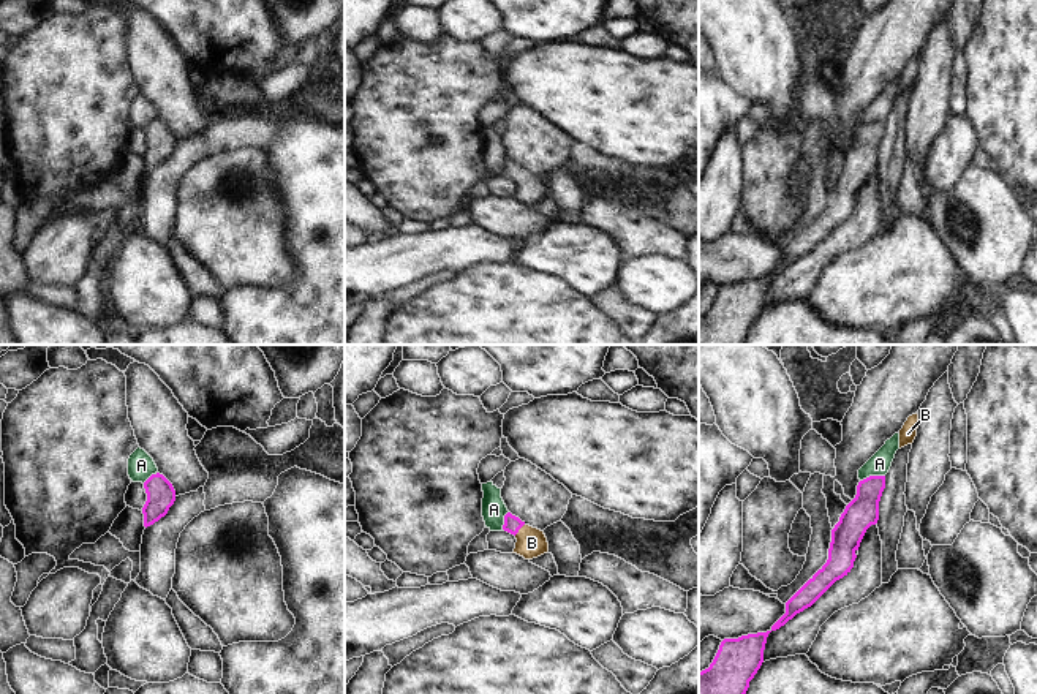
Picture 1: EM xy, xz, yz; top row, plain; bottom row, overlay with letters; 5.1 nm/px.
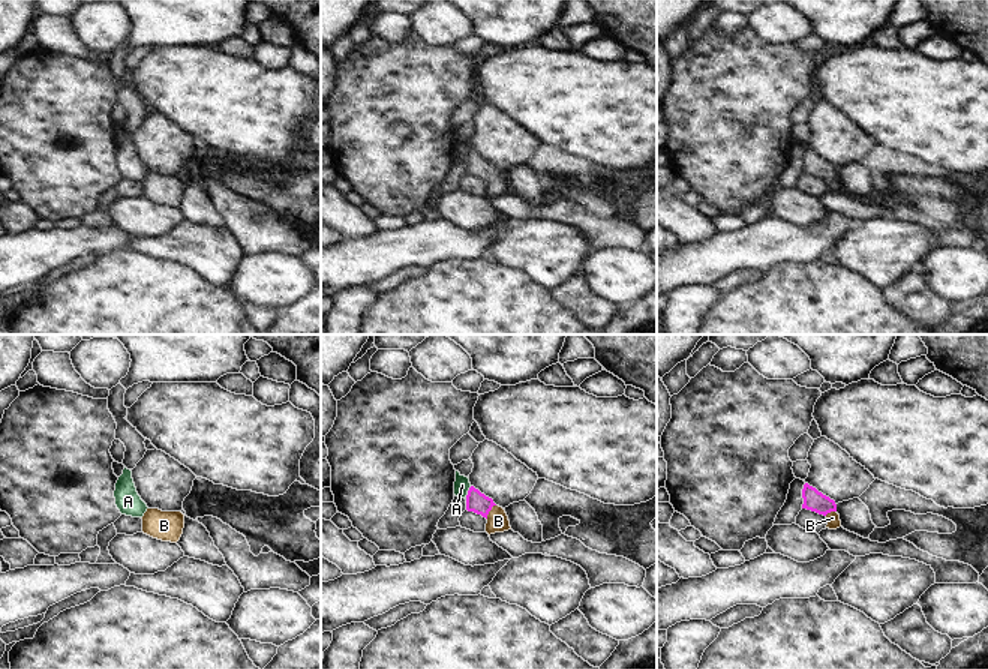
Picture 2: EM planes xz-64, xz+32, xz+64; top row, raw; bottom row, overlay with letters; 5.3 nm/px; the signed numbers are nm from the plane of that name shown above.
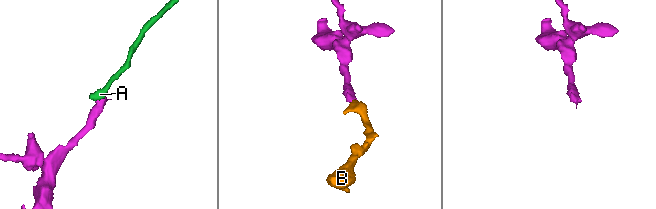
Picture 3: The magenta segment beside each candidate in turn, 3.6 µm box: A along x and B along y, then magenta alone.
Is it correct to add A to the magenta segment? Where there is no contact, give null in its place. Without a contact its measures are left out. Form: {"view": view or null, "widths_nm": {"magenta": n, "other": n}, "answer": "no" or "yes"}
{"view": "yz", "widths_nm": {"magenta": 160, "other": 110}, "answer": "no"}

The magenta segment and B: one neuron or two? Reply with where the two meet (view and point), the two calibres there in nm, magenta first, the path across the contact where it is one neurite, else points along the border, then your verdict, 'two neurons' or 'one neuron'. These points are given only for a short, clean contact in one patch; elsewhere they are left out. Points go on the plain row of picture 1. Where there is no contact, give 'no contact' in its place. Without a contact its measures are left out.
contact xz (519, 174); calibres 90 and 160 nm; way xz (512, 169), (519, 174), (531, 188); one neuron

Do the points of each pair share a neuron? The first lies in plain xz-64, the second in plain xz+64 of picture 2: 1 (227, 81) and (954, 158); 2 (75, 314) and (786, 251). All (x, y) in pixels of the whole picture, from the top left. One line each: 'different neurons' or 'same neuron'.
1: same neuron
2: different neurons

